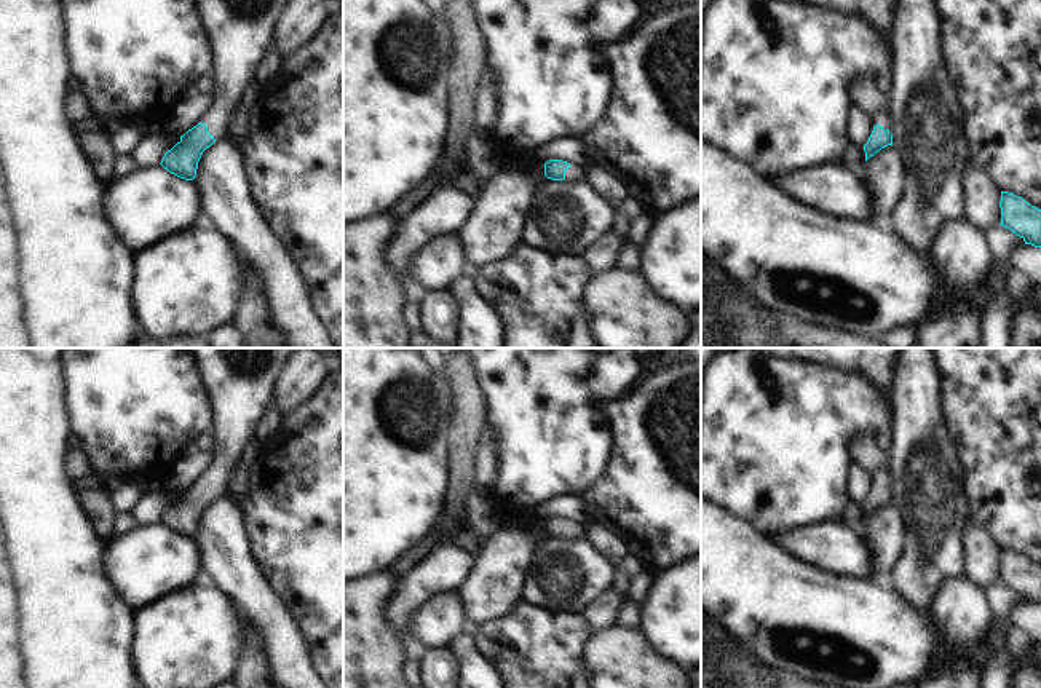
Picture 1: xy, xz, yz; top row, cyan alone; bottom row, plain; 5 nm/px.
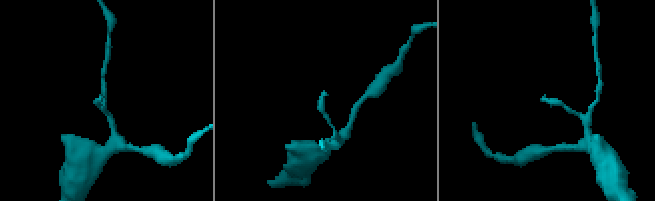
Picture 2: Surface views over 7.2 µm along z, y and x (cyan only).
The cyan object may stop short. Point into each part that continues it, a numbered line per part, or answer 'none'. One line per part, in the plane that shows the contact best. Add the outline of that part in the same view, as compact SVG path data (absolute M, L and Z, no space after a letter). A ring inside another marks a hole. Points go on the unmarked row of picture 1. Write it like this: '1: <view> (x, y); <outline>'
1: xy (238, 382); M184 348L200 372L212 410L212 458L203 473L216 498L228 495L228 479L255 425L273 401L276 378L297 348Z

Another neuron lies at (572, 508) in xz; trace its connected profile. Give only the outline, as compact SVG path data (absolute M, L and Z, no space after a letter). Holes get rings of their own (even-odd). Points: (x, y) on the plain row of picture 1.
M560 495L530 509L528 514L509 516L503 527L525 530L536 520L546 520L549 517L562 517L583 527L596 522L594 514L580 496Z

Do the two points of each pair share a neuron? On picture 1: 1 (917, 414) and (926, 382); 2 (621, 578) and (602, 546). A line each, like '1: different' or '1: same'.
1: same
2: same

